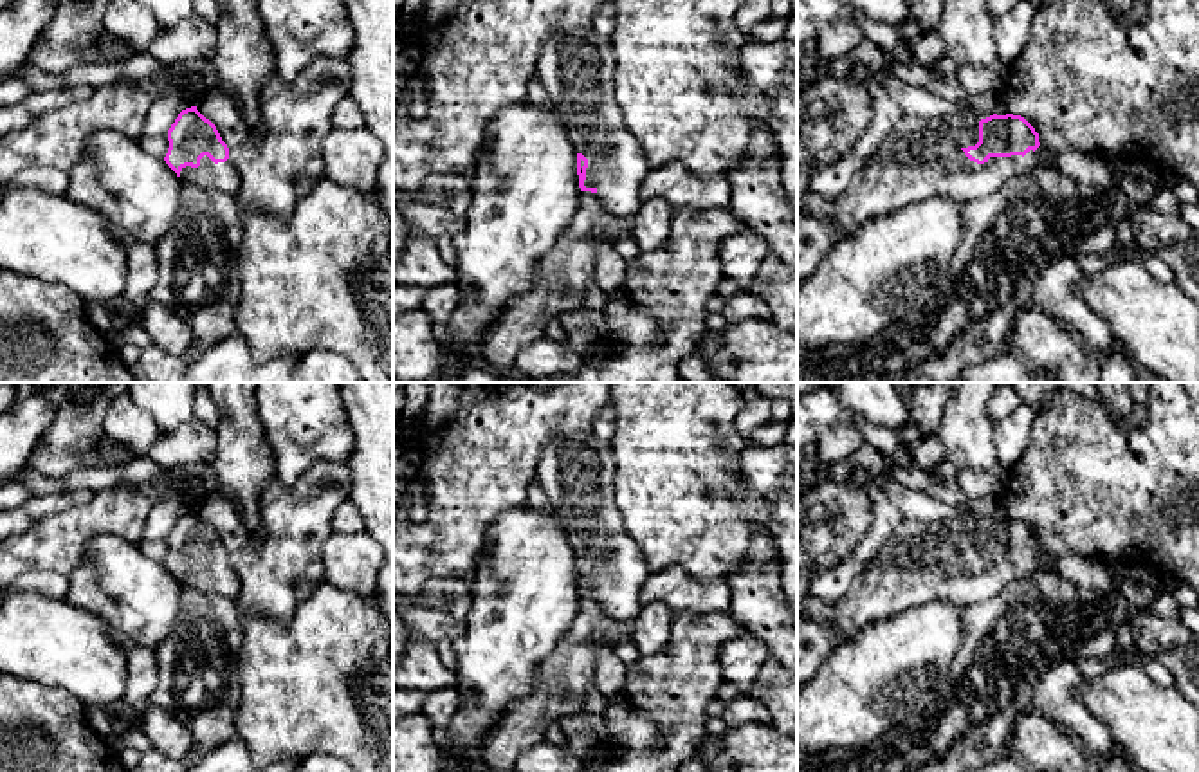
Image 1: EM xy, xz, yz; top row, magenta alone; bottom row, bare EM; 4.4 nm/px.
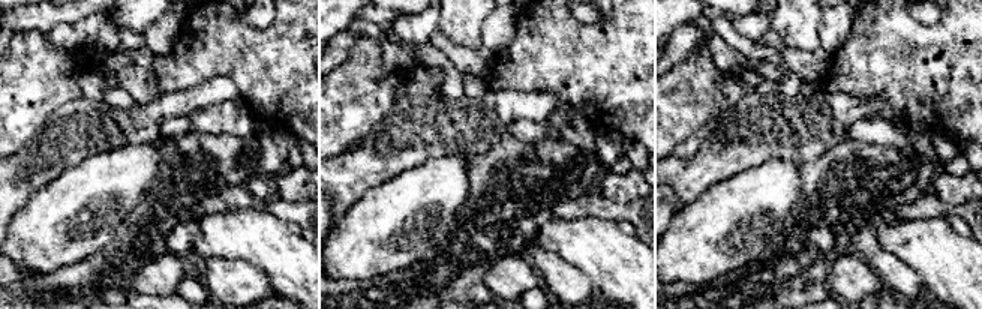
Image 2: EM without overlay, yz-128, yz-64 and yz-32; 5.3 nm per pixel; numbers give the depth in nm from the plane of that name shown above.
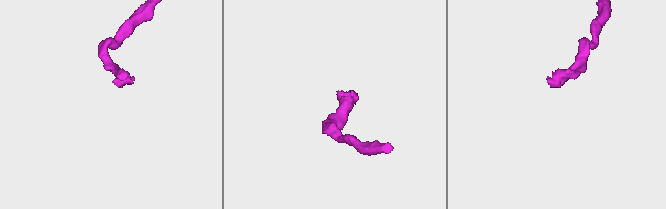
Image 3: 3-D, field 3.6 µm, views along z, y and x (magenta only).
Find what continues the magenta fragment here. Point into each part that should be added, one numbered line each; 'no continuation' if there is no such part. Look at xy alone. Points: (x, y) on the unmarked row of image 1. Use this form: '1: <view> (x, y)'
1: xy (224, 581)

